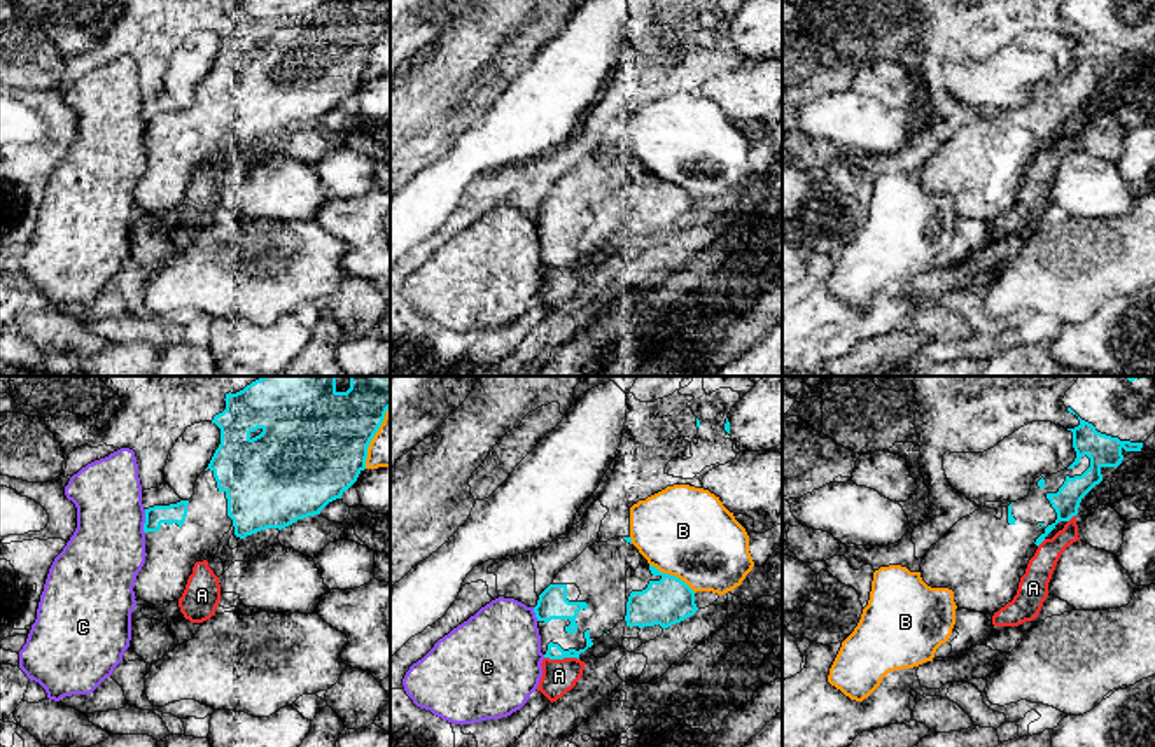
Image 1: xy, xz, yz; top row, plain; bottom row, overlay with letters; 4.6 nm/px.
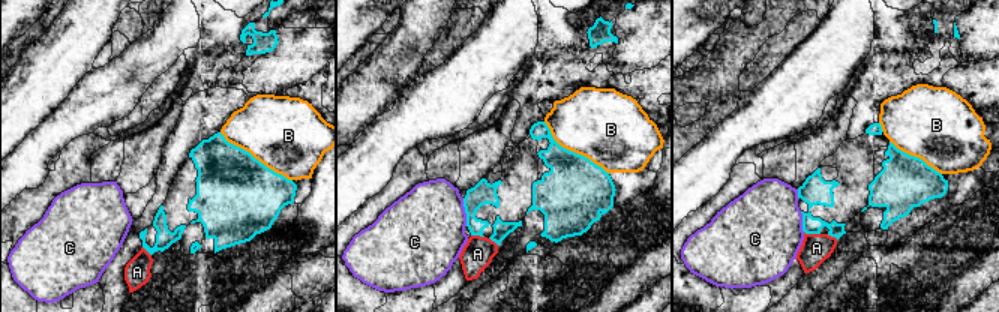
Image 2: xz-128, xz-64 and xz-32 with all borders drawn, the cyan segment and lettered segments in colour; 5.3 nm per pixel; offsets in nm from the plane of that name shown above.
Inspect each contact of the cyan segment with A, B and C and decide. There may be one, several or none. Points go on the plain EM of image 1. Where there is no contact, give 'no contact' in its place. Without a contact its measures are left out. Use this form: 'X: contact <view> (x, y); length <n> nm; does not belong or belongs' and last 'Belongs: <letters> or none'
A: contact xz (562, 266); length 160 nm; does not belong
B: contact xz (672, 184); length 260 nm; does not belong
C: contact xy (146, 130); length 110 nm; does not belong
Belongs: none

